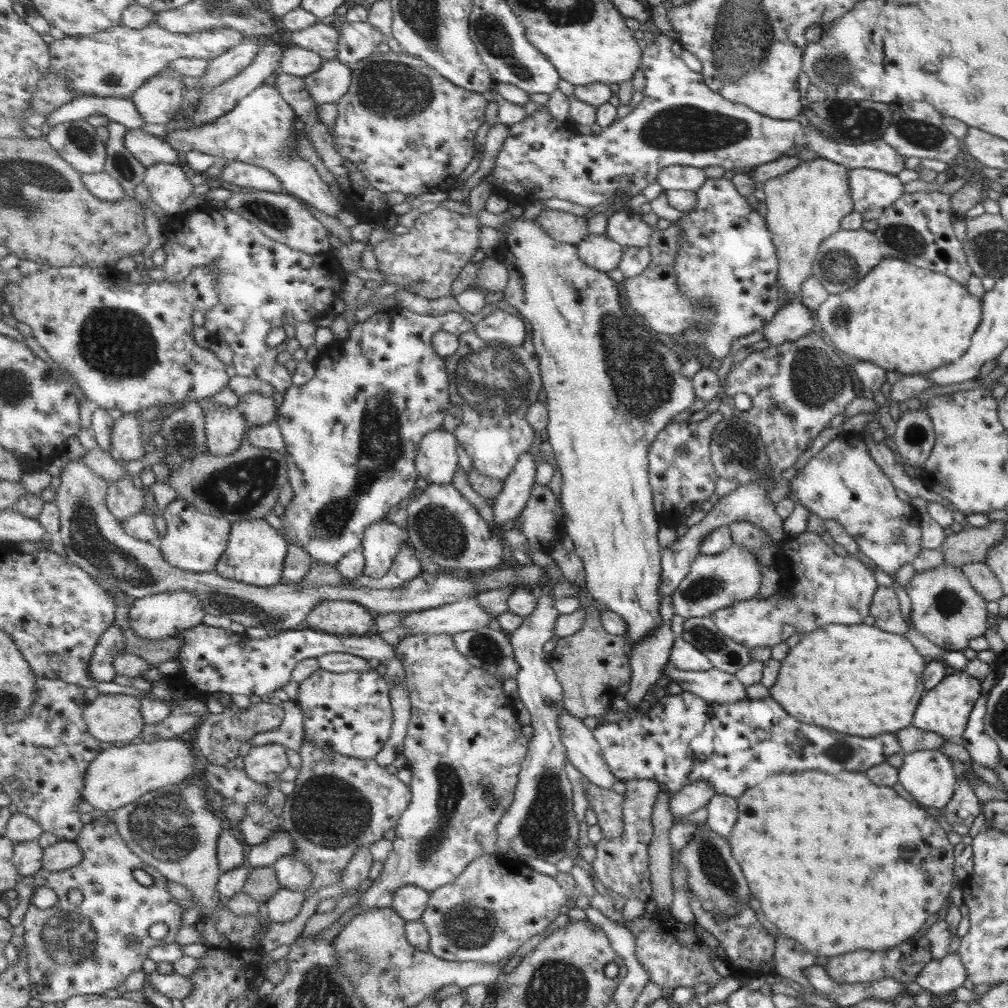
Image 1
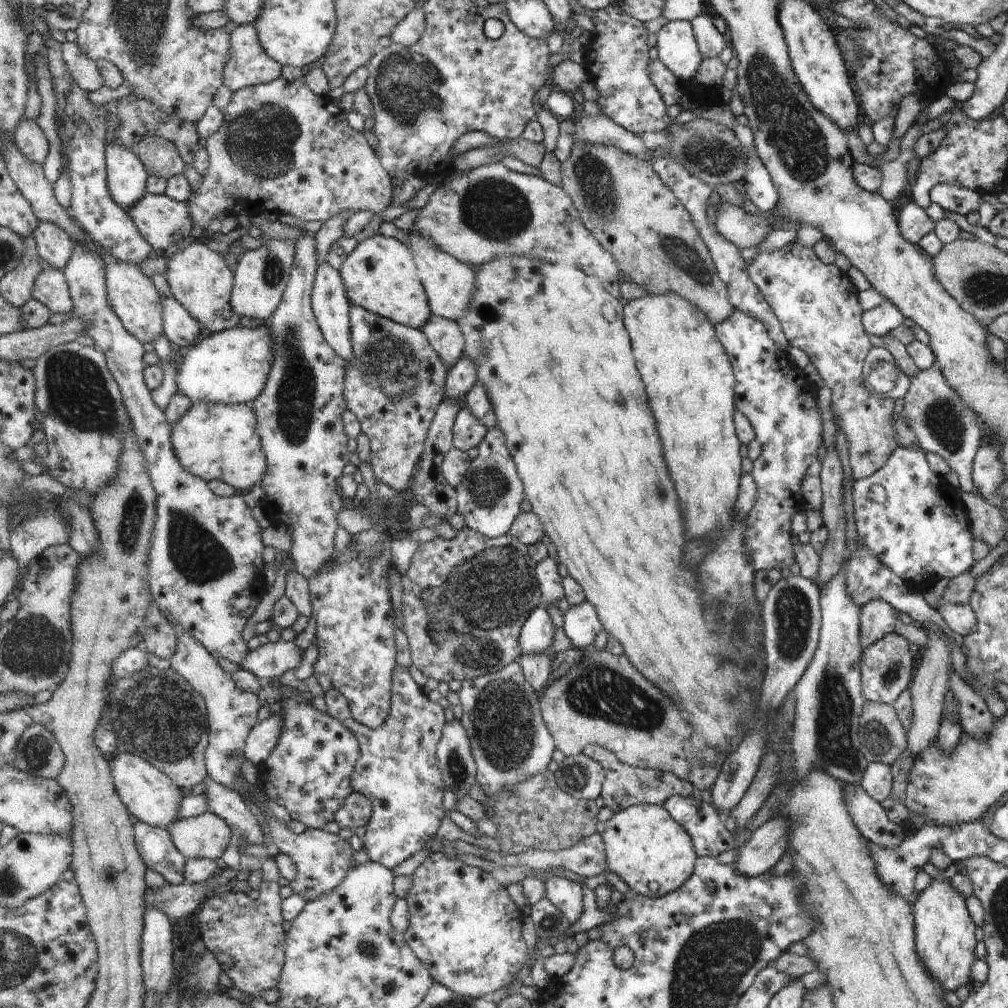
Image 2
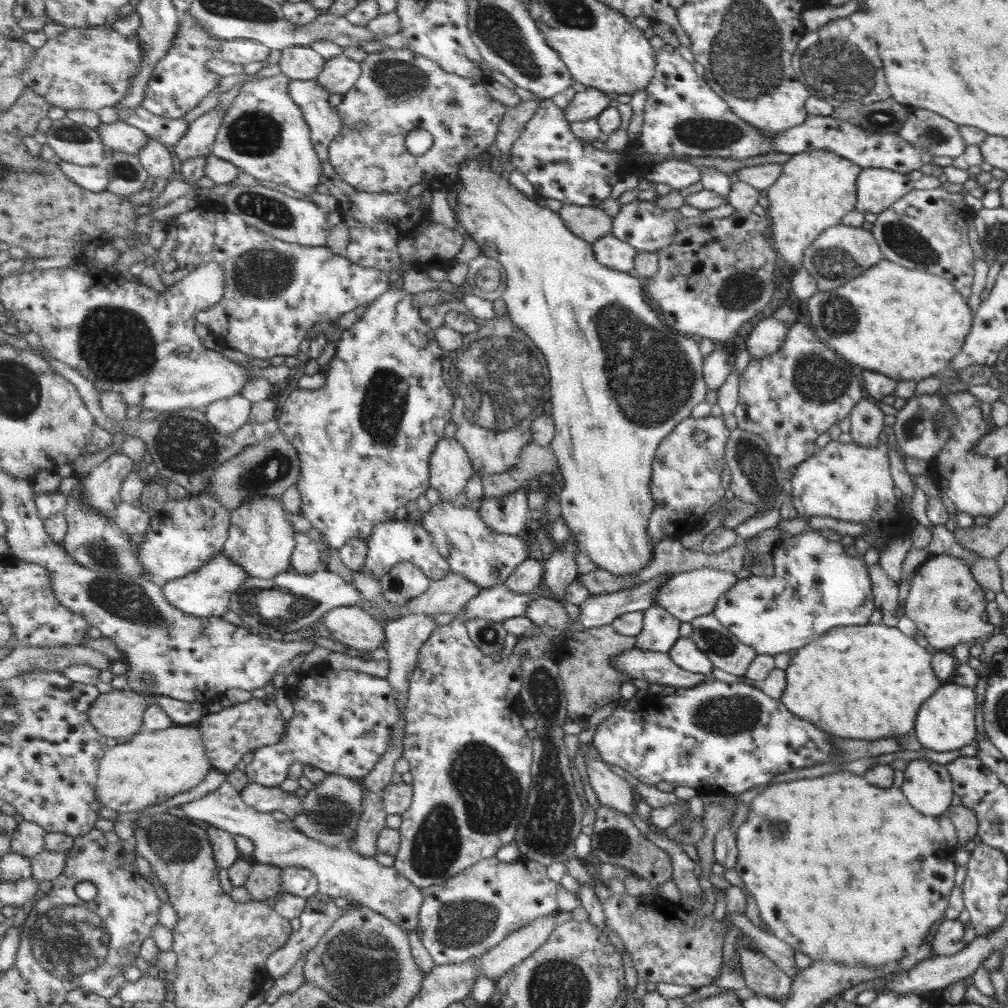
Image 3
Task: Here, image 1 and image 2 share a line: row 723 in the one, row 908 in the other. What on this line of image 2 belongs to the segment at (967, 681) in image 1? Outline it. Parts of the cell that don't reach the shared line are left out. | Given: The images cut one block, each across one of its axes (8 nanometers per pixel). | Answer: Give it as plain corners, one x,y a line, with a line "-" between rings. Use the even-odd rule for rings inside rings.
939,876
932,878
929,887
918,892
911,910
915,926
915,952
919,954
919,960
927,972
943,984
943,990
955,992
958,987
973,983
969,972
975,960
973,932
976,926
967,914
965,899
955,888
951,888
949,882
949,879
943,880

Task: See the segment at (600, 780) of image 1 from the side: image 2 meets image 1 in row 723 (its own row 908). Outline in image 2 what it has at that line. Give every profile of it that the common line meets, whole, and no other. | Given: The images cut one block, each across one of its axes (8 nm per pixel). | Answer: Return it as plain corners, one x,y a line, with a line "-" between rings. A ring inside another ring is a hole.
551,876
544,882
546,898
549,899
573,924
583,914
583,888
577,882
559,876

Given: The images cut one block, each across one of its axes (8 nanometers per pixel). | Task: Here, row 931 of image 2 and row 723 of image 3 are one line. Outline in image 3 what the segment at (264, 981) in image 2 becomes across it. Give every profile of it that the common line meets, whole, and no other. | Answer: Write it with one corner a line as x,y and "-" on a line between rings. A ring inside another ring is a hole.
252,697
221,711
209,713
198,723
198,730
202,734
203,743
207,746
207,758
211,760
211,766
225,775
237,768
237,764
247,752
254,752
257,748
281,742
285,729
281,710
277,708
272,698
265,697

